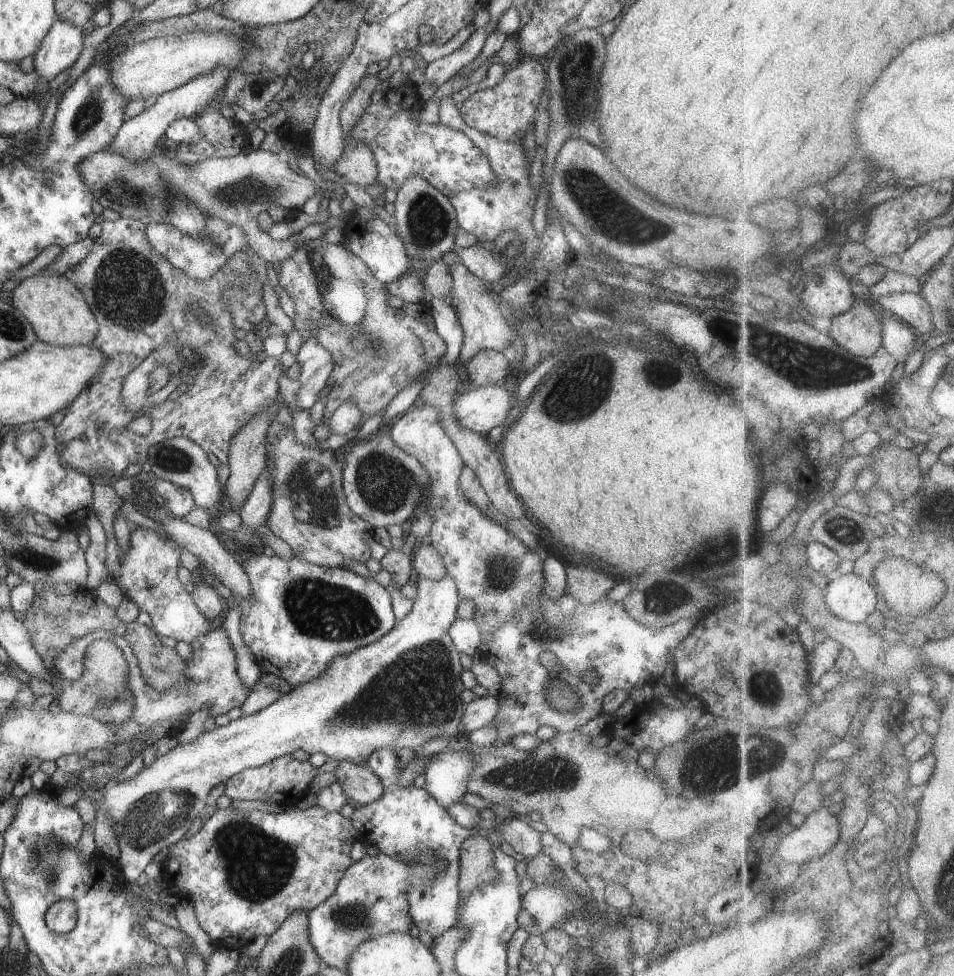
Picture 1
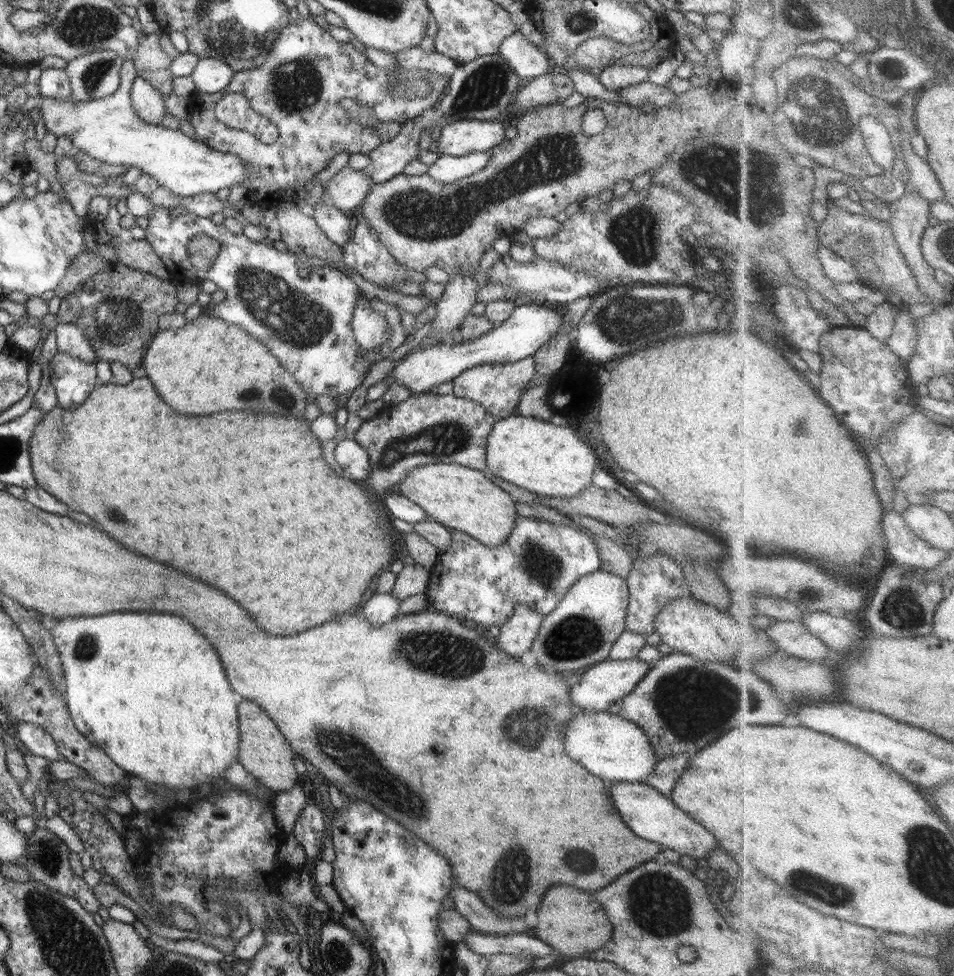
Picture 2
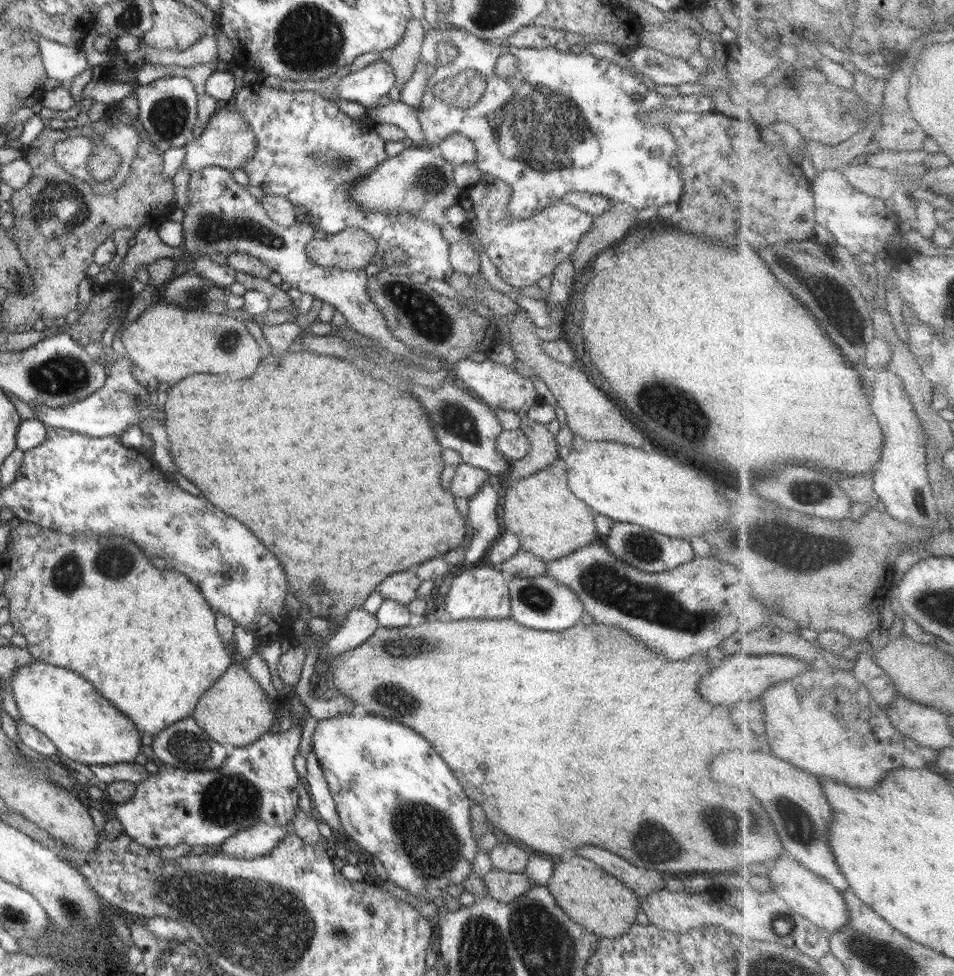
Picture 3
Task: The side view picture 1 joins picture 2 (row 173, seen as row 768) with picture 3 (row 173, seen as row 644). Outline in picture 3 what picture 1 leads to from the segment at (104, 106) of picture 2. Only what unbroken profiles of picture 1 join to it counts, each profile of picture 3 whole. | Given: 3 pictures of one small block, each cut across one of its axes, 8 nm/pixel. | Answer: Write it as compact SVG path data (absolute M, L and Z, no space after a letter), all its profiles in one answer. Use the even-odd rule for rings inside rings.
M407 143L398 156L386 157L375 171L355 180L349 192L364 210L397 214L407 212L420 220L441 226L446 223L443 214L447 208L459 204L463 188L454 180L455 166L432 147Z

